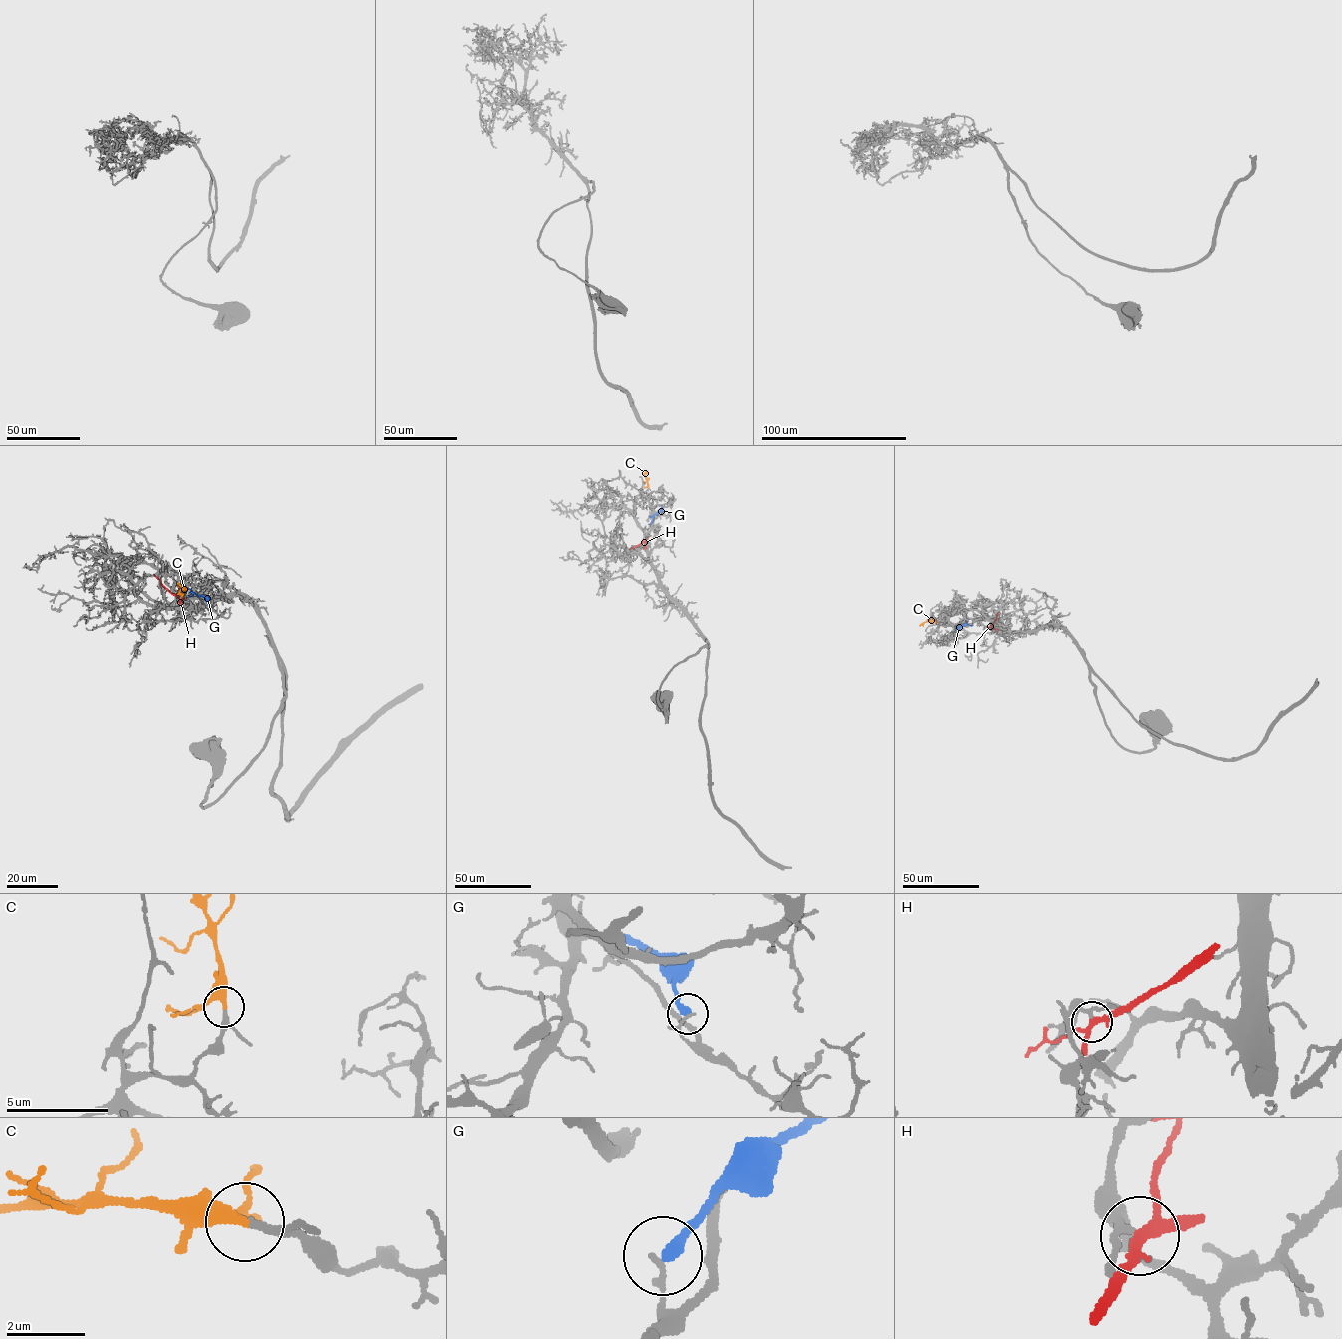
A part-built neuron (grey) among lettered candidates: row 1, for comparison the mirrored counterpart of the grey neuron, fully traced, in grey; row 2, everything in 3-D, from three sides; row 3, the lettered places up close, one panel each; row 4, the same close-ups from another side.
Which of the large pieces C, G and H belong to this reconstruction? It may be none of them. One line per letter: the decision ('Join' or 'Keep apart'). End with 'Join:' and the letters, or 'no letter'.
C: Join
G: Keep apart
H: Keep apart
Join: C

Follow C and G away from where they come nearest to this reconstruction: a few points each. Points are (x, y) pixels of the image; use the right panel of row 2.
C: (936, 622), (923, 622), (923, 626)
G: (956, 631), (964, 624), (972, 625)

